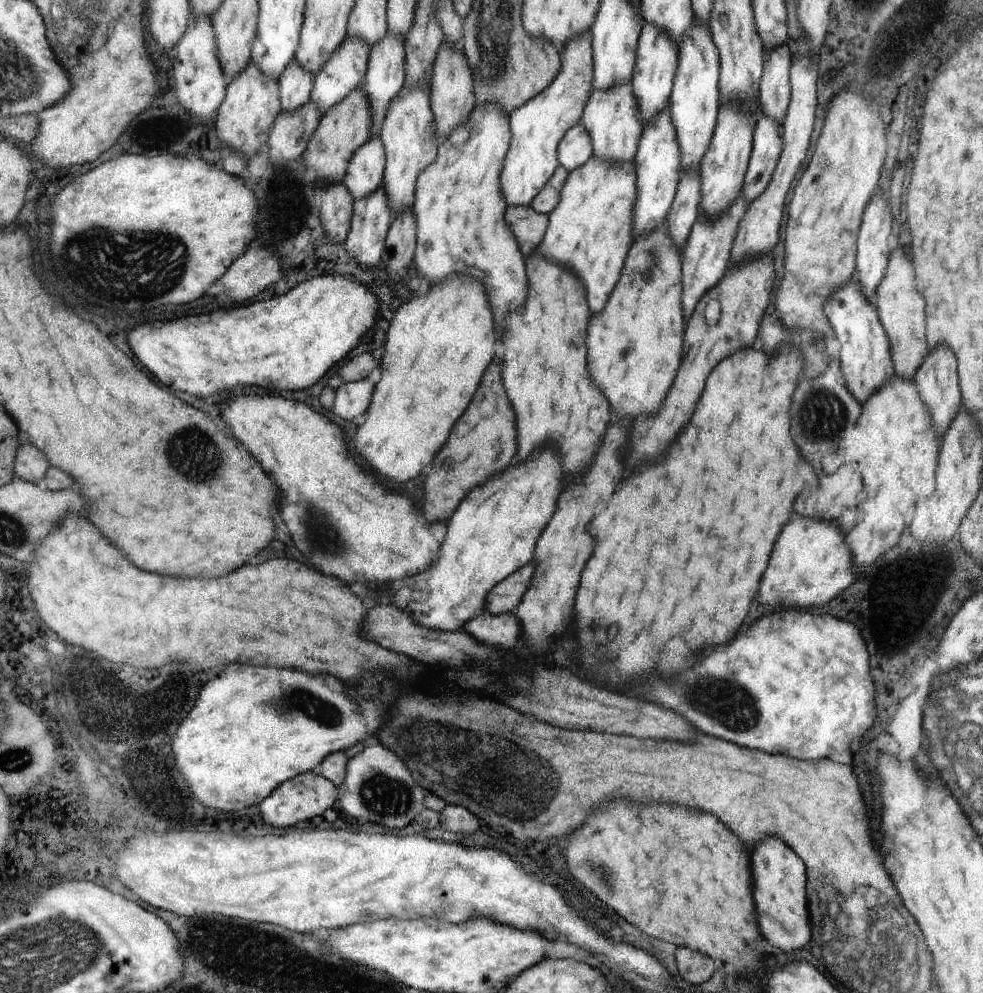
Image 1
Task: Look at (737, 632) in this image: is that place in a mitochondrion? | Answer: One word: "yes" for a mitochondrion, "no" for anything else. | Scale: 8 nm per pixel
no

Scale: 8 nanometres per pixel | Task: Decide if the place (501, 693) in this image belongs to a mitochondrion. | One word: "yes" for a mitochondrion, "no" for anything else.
no

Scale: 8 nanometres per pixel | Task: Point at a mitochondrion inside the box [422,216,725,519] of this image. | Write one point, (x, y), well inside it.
(653, 255)

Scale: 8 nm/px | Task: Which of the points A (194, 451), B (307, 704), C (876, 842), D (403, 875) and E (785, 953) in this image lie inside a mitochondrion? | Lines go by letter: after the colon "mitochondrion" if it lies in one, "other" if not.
A: mitochondrion
B: mitochondrion
C: other
D: other
E: other

